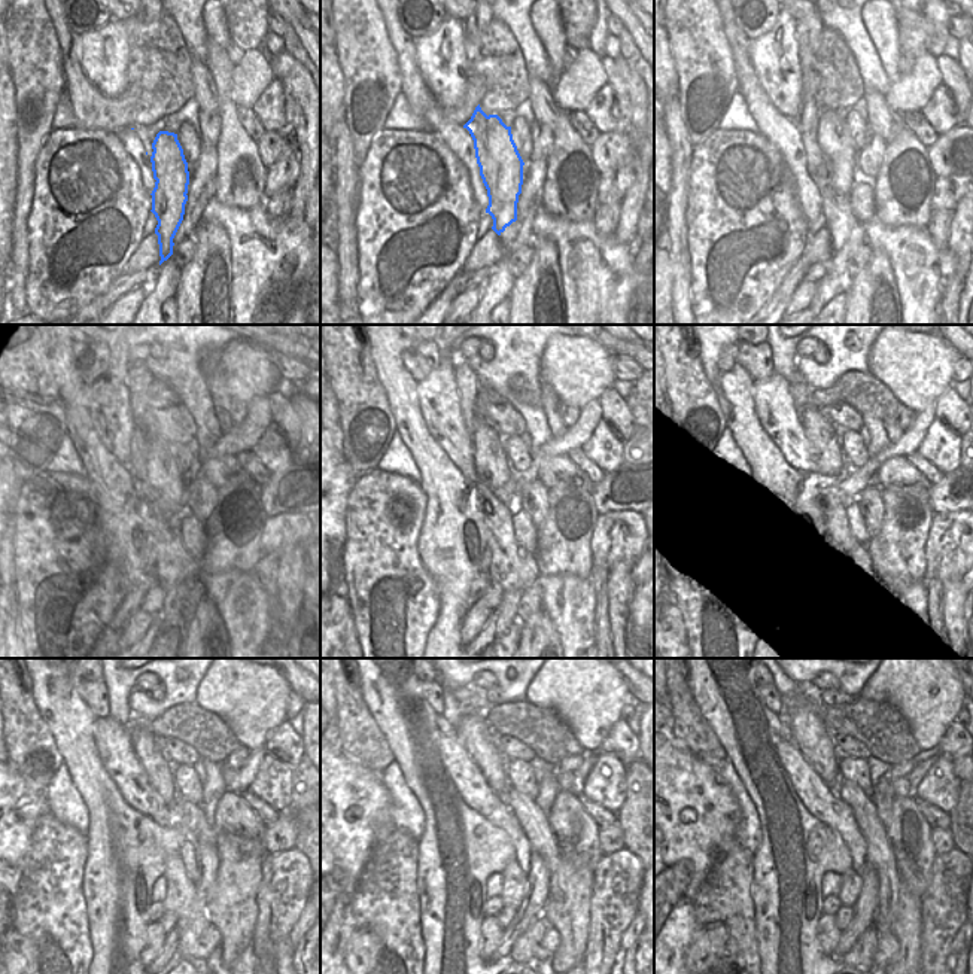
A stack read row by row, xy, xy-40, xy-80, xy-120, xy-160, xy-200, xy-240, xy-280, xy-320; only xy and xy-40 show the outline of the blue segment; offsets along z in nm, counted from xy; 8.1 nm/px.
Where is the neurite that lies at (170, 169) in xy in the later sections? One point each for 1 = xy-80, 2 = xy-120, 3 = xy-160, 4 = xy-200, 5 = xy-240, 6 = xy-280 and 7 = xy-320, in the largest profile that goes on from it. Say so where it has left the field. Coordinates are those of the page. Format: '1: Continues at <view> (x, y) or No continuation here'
1: Continues at xy-80 (832, 157)
2: Continues at xy-120 (158, 472)
3: Continues at xy-160 (493, 466)
4: Continues at xy-200 (824, 437)
5: Continues at xy-240 (160, 770)
6: Continues at xy-280 (479, 740)
7: Continues at xy-320 (808, 730).

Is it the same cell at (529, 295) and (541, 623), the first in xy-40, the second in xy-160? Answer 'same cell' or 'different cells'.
same cell

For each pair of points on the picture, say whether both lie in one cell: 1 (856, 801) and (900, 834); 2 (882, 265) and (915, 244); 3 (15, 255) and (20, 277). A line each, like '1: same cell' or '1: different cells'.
1: different cells
2: different cells
3: same cell

